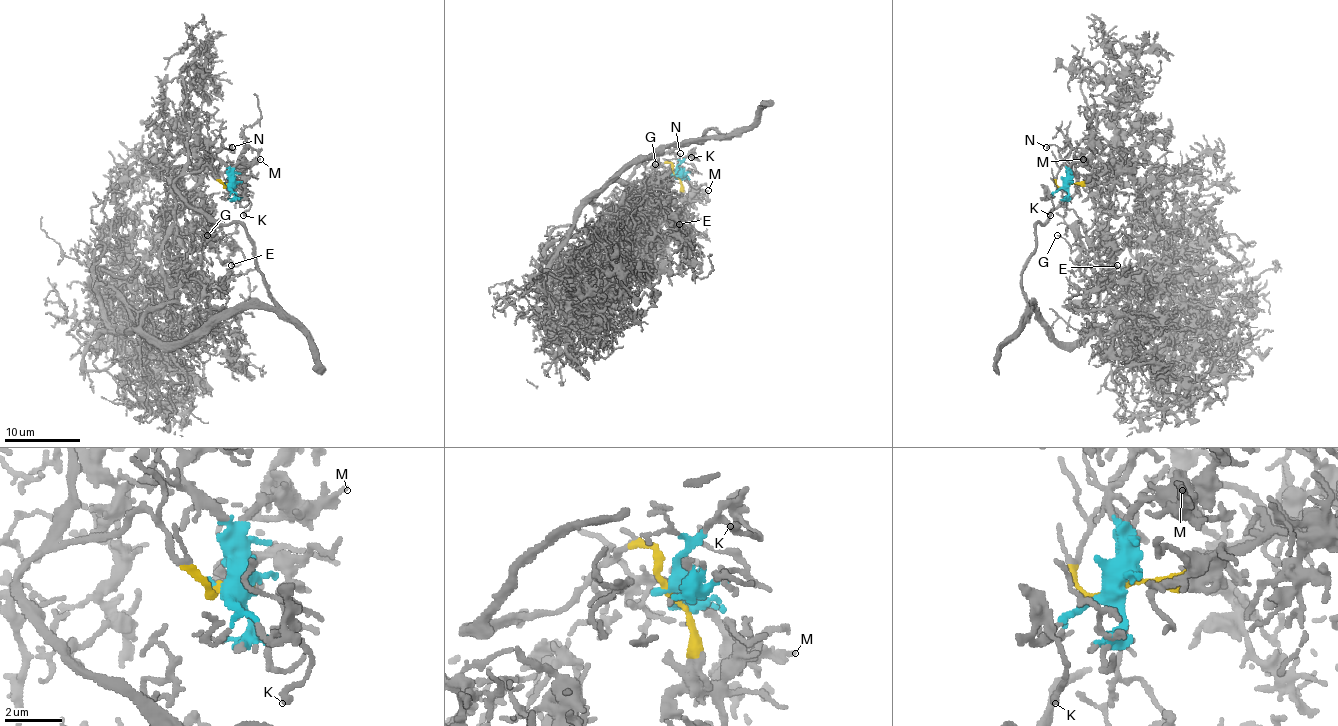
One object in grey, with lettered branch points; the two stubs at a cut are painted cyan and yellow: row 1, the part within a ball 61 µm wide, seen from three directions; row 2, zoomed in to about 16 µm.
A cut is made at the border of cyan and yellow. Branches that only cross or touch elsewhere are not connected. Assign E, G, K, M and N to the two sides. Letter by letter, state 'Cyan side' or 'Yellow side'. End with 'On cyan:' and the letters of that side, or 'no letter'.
E: Yellow side
G: Yellow side
K: Cyan side
M: Cyan side
N: Cyan side
On cyan: K, M, N

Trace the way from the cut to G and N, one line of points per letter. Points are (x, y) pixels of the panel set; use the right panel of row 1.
G: (1067, 185), (1055, 184), (1057, 170), (1072, 172), (1088, 138), (1084, 159), (1112, 202), (1074, 250), (1057, 235)
N: (1067, 185), (1065, 159), (1071, 148), (1054, 144), (1046, 148)

